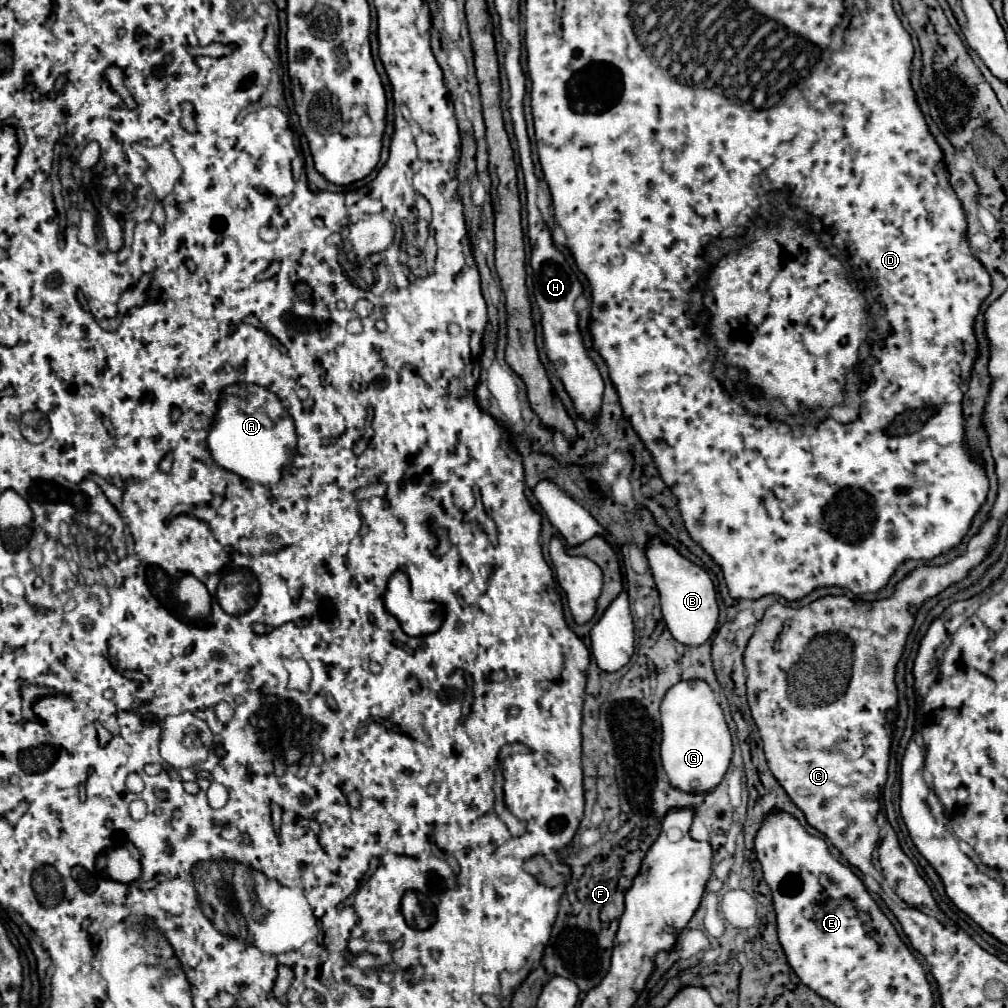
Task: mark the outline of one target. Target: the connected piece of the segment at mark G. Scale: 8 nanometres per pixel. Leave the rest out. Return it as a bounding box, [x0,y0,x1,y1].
[661,679,733,791]

